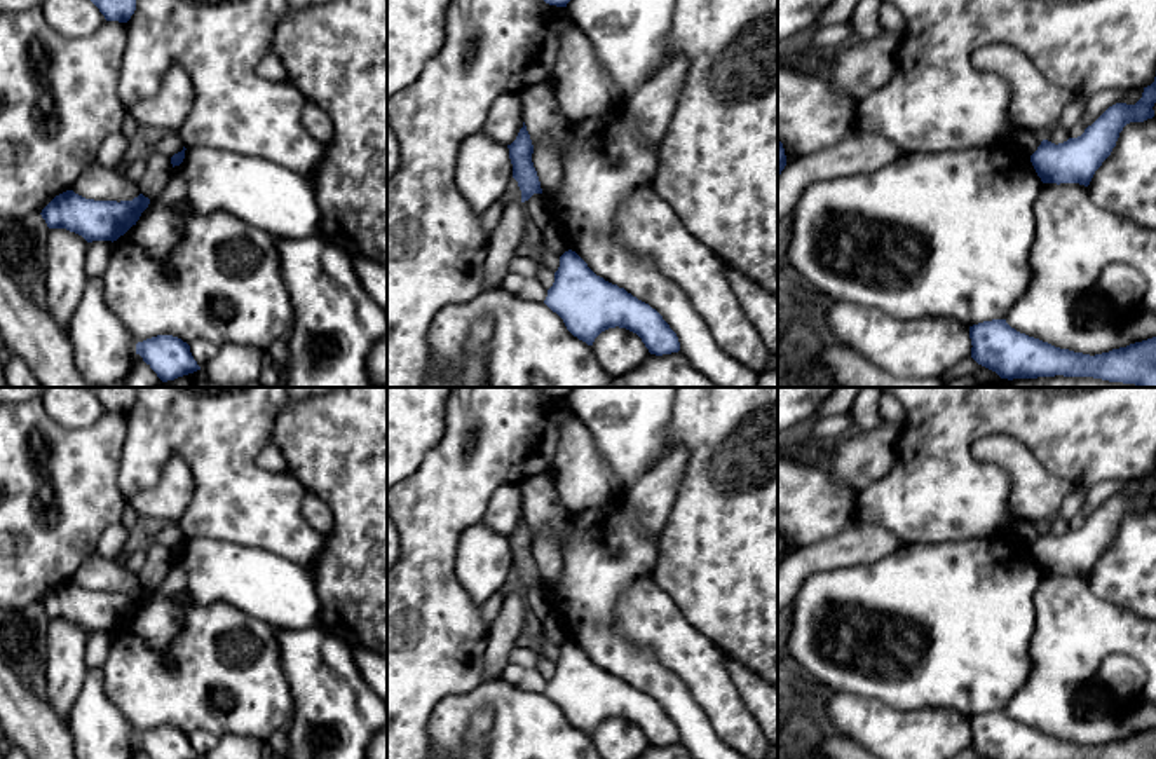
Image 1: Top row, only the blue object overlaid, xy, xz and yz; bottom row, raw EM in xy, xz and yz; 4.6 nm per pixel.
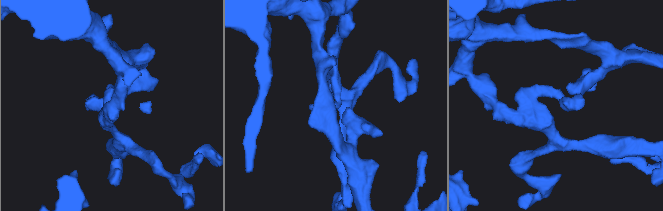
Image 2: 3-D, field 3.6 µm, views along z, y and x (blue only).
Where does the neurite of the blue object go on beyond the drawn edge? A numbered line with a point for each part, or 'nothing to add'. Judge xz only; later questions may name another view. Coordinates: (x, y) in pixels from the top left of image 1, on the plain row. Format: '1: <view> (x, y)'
nothing to add

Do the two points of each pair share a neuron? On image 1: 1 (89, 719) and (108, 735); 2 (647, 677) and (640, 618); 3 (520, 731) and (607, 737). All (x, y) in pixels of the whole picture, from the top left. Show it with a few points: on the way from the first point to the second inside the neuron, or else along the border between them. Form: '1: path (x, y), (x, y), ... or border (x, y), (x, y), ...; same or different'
1: path (95, 724), (103, 733); same
2: border (614, 620), (621, 635), (647, 646), (675, 674); different
3: border (590, 737), (591, 740); different

